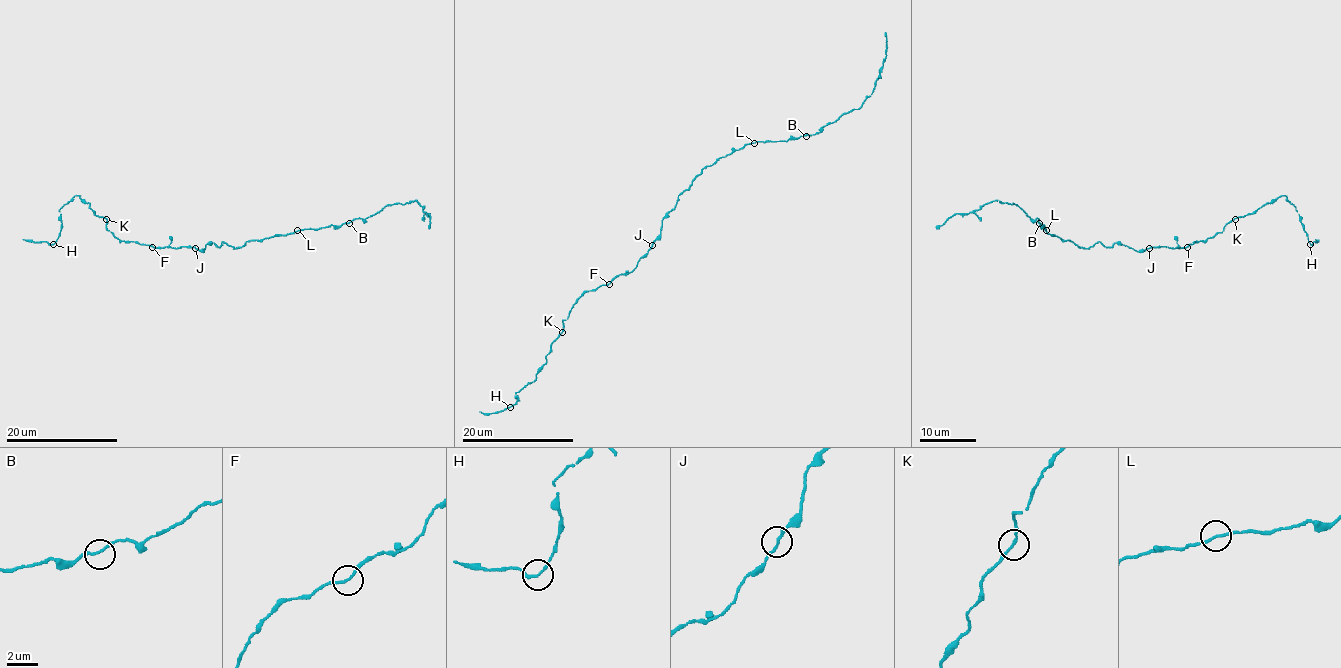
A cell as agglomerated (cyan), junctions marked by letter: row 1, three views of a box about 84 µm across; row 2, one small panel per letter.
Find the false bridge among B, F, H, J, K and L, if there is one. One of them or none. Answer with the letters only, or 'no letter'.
H

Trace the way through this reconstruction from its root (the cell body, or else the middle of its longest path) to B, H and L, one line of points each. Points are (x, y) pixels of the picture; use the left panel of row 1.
B: (208, 243), (219, 247), (225, 241), (237, 248), (251, 240), (349, 223)
H: (208, 243), (200, 251), (120, 241), (106, 219), (75, 195), (60, 209), (61, 230), (53, 244)
L: (208, 243), (219, 247), (225, 241), (237, 248), (251, 240), (286, 236), (297, 230)

